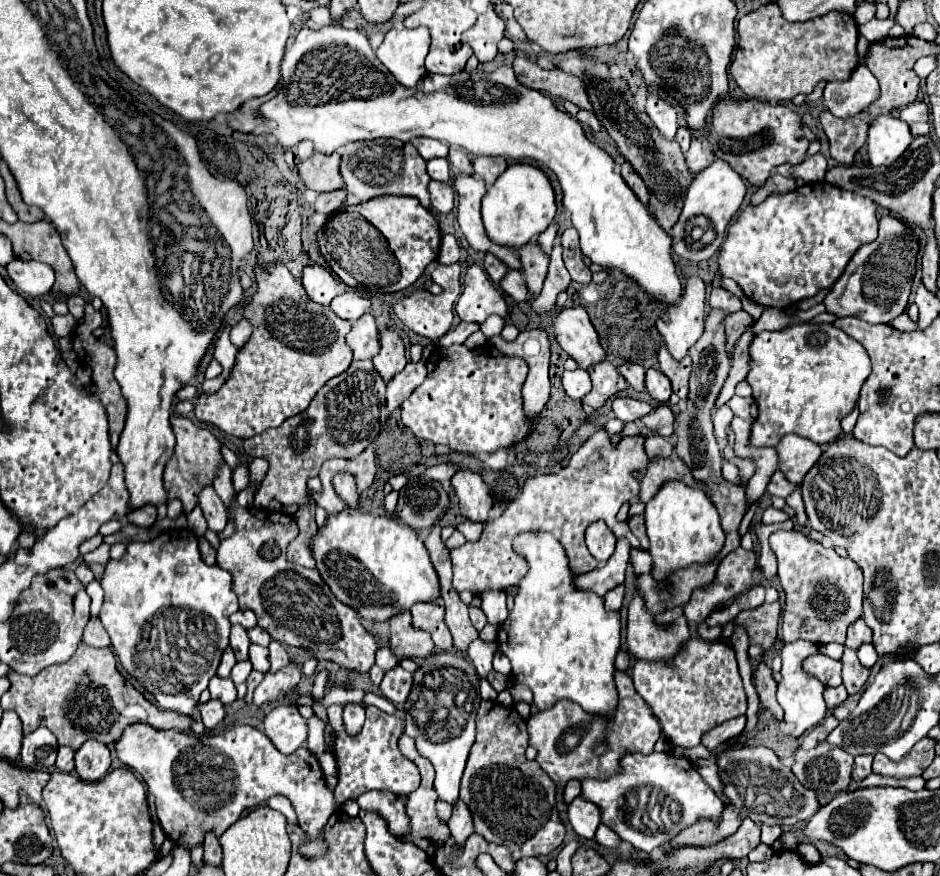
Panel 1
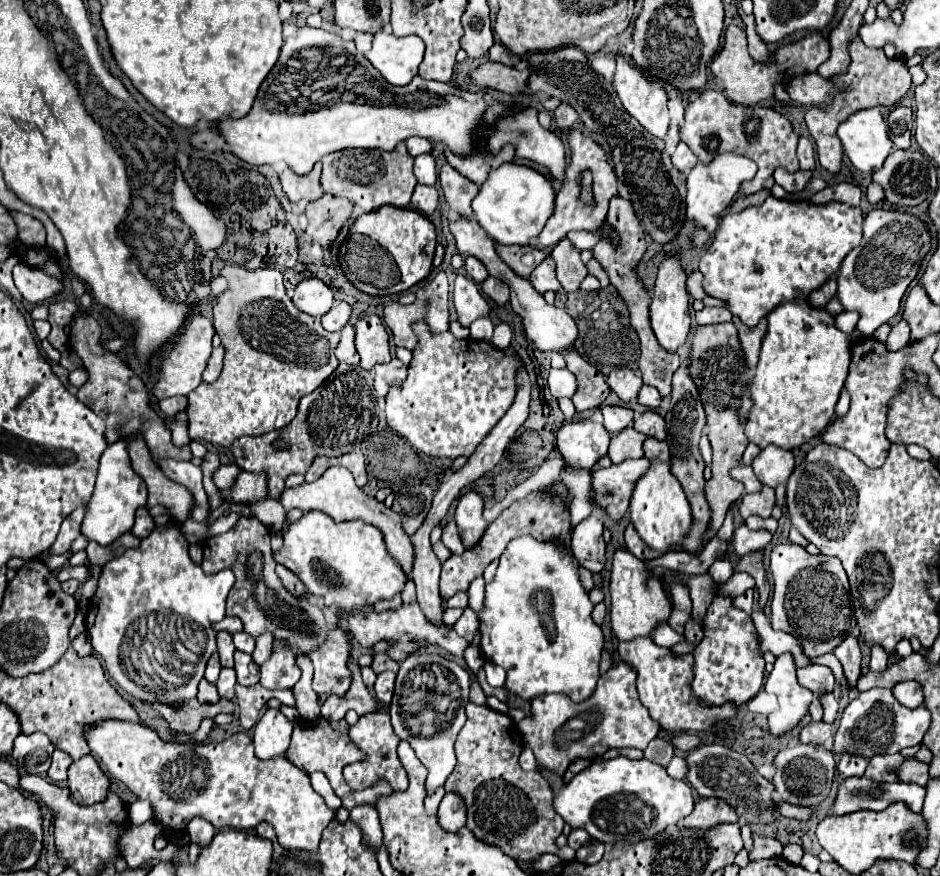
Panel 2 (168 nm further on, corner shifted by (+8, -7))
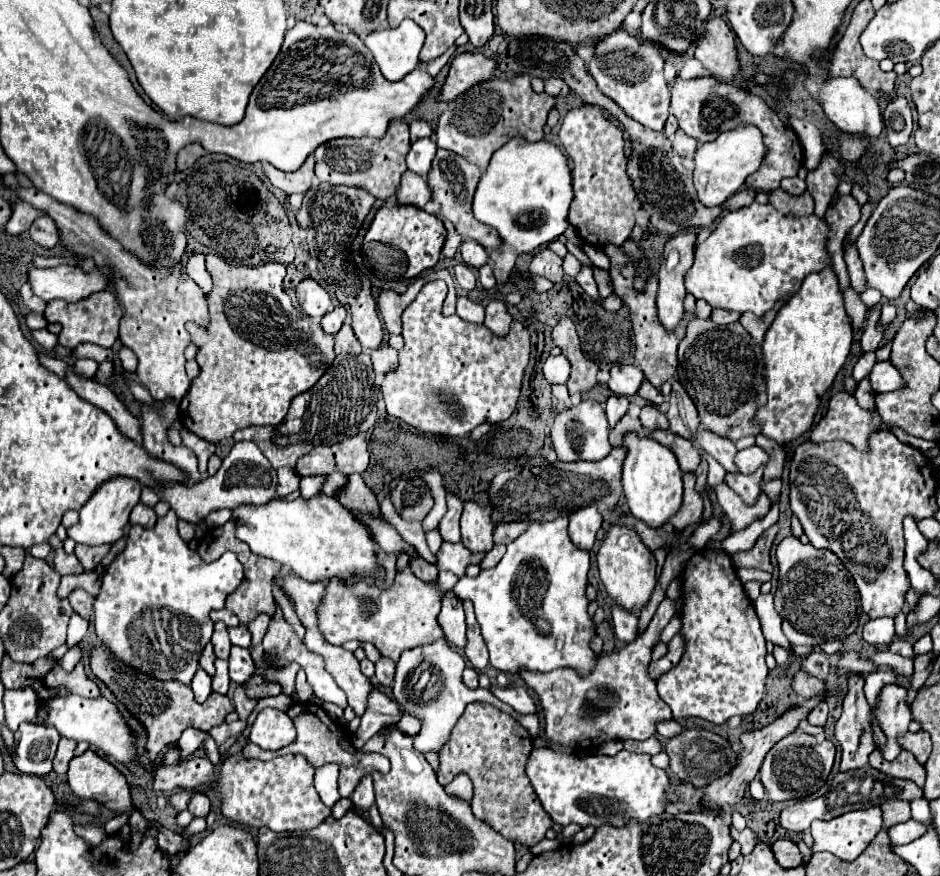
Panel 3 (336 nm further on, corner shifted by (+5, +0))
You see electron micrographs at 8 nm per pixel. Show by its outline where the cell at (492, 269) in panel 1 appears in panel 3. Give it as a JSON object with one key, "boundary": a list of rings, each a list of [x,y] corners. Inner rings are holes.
{"boundary":[[[465,240],[461,244],[461,256],[463,256],[463,262],[473,268],[481,268],[483,264],[489,262],[487,250],[479,242],[473,242],[473,240]]]}

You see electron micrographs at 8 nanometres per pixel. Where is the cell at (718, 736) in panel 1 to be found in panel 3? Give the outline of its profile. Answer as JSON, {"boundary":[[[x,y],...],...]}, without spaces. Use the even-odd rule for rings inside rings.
{"boundary":[[[667,720],[667,722],[659,722],[657,724],[657,734],[659,736],[663,736],[663,738],[673,738],[673,736],[677,736],[677,734],[681,734],[681,730],[683,730],[683,726],[677,722],[677,720]]]}

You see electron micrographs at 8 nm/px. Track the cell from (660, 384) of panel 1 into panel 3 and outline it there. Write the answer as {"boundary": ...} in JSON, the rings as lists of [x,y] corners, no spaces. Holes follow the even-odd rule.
{"boundary":[[[643,380],[641,388],[639,388],[639,396],[643,396],[645,400],[649,400],[649,402],[655,404],[655,406],[663,404],[663,394],[659,392],[659,388],[655,388],[655,386],[653,386],[651,382],[647,382],[647,380]]]}

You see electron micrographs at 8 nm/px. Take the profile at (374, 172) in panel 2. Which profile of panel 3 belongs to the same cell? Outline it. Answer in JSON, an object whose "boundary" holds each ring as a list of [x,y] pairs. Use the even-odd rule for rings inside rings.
{"boundary":[[[393,120],[393,124],[389,126],[389,132],[381,138],[381,140],[373,140],[373,138],[361,138],[361,140],[331,140],[329,144],[321,144],[321,148],[317,148],[317,152],[313,154],[317,164],[315,164],[315,174],[321,182],[329,182],[329,184],[343,184],[343,186],[355,186],[355,188],[363,188],[369,194],[373,194],[377,198],[377,202],[385,202],[387,198],[395,196],[401,188],[401,176],[407,170],[407,152],[409,152],[409,124],[403,120]]]}

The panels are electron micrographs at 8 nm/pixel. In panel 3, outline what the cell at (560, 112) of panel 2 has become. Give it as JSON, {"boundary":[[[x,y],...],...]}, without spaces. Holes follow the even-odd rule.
{"boundary":[[[547,80],[545,82],[545,92],[555,96],[555,98],[567,98],[571,94],[569,86],[563,80]]]}

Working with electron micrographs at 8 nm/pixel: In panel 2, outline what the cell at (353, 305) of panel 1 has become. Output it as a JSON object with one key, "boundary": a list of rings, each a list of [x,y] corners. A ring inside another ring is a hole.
{"boundary":[[[340,301],[322,317],[322,327],[326,331],[340,331],[348,323],[350,315],[352,315],[352,307],[348,303]]]}

